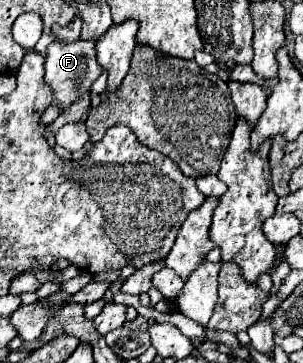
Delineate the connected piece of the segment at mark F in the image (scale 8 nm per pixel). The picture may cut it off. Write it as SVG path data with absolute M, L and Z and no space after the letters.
M56 38L50 48L48 48L48 58L46 58L46 76L44 82L54 90L54 104L62 104L64 110L82 94L88 92L90 86L94 84L94 80L102 74L102 68L96 60L96 40L74 40L74 42L66 42Z

